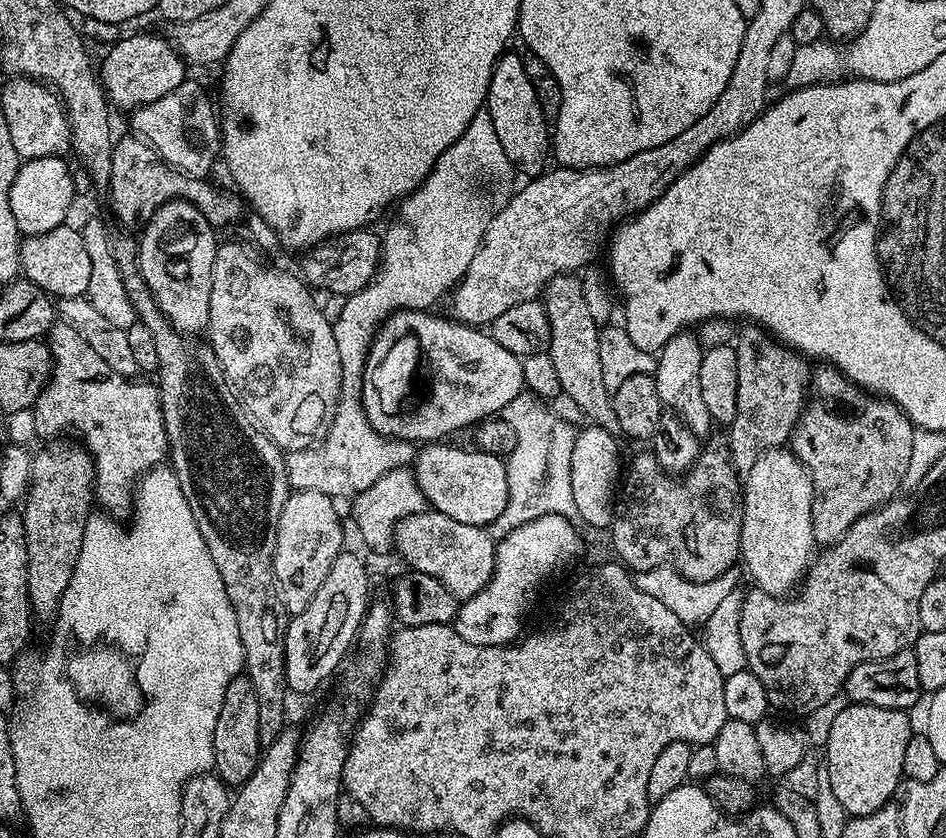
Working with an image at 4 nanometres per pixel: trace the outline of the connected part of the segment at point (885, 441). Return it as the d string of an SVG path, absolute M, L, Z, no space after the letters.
M824 366L820 376L811 377L810 395L792 432L790 450L812 477L812 539L817 545L841 540L860 518L887 504L901 491L916 431L910 417L893 400L869 394L835 366Z

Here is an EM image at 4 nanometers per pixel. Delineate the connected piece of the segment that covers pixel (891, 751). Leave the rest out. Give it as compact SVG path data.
M849 703L834 718L834 726L830 726L830 738L826 745L826 761L828 773L830 774L830 786L842 802L842 810L847 812L849 817L865 816L874 814L883 804L892 799L896 788L905 779L902 770L902 758L906 755L906 742L914 734L914 728L908 721L909 713L899 708L883 708L882 706L870 706L869 704Z

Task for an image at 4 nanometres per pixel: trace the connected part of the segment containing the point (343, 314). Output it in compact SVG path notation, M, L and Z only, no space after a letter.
M482 107L478 110L478 114L474 114L474 118L470 118L470 126L466 126L466 130L462 130L462 138L458 138L454 142L454 146L450 146L438 158L438 162L430 170L430 174L424 180L424 183L411 192L408 196L403 197L399 201L398 207L395 209L396 217L392 220L392 225L389 226L385 232L382 232L382 243L380 245L380 265L374 274L374 278L366 286L362 286L362 290L358 290L353 296L347 297L343 301L344 309L341 310L337 316L332 320L332 329L334 330L334 342L338 342L338 362L340 363L340 401L336 404L336 413L332 419L330 430L326 434L326 438L320 441L315 448L303 448L297 452L287 453L284 457L284 465L286 466L286 474L288 475L288 483L293 489L303 490L305 488L312 488L316 492L321 492L333 498L339 496L347 496L353 498L359 495L360 492L366 490L367 487L374 486L378 478L382 478L388 471L395 468L408 468L414 460L414 444L411 440L393 440L387 436L382 436L374 430L374 426L368 421L368 416L364 413L364 404L360 400L360 391L362 390L362 378L364 377L364 360L368 356L368 348L372 344L372 337L376 335L377 328L383 325L387 316L392 315L393 312L403 312L405 310L428 310L440 300L440 296L447 297L449 293L455 289L459 284L460 279L466 274L466 270L470 266L470 262L474 262L474 254L478 254L478 246L482 242L482 238L486 234L488 224L492 219L512 199L514 185L512 185L512 175L514 169L510 158L506 158L506 150L502 150L502 141L498 139L498 130L494 130L494 121L490 118L487 107Z

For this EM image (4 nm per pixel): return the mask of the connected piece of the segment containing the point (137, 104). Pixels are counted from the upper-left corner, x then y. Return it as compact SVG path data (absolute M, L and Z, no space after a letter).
M128 36L116 41L107 49L104 61L98 64L98 79L105 96L113 105L127 110L135 110L150 102L158 102L170 90L182 83L186 78L186 61L179 56L175 48L160 36Z

